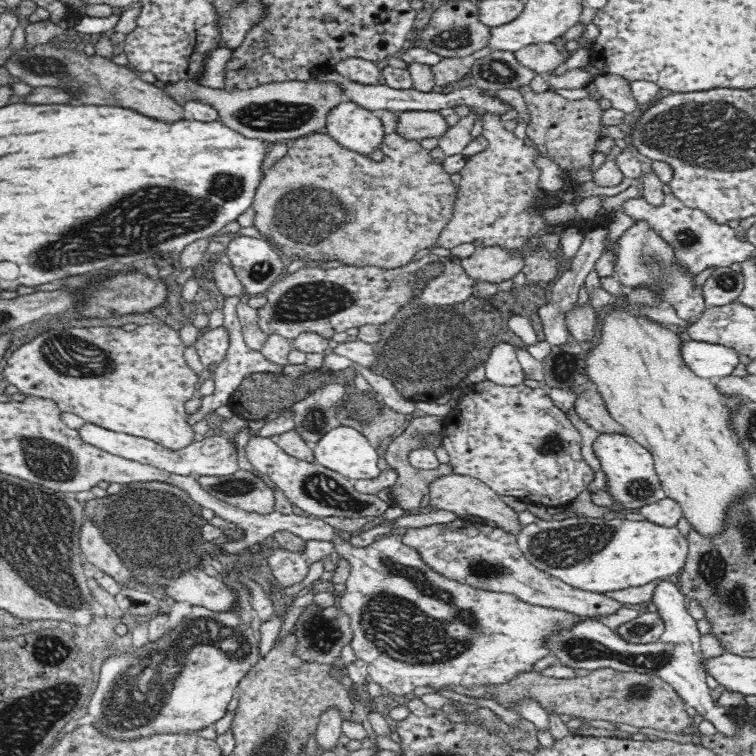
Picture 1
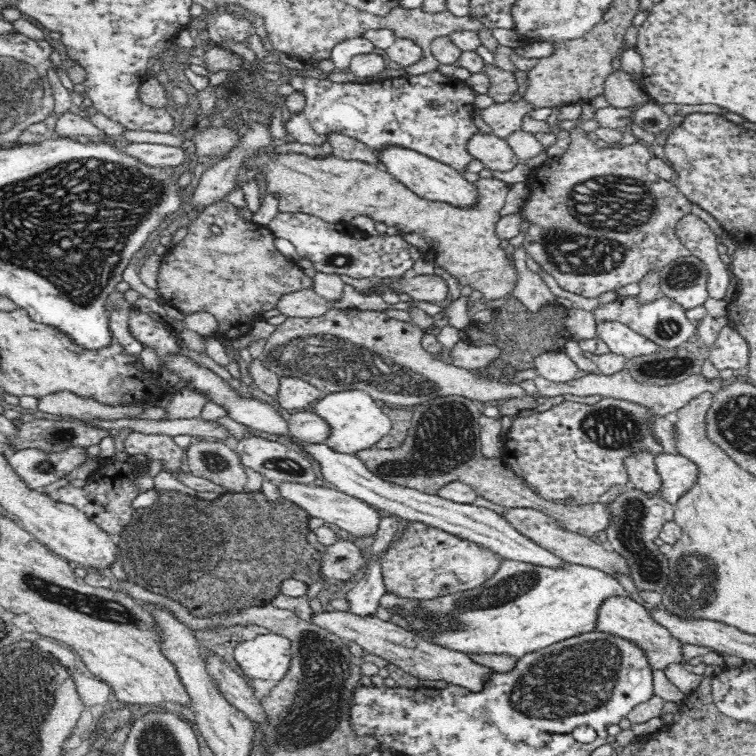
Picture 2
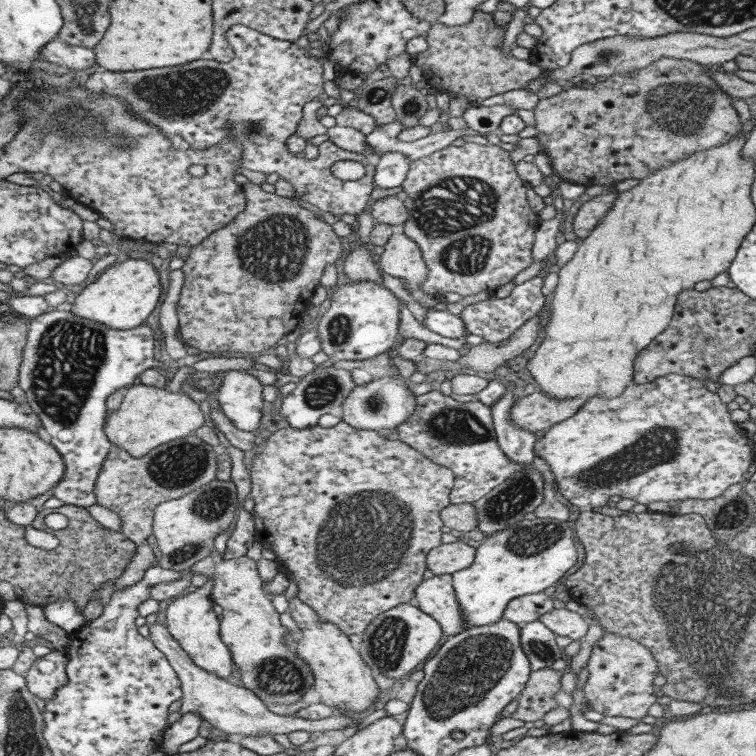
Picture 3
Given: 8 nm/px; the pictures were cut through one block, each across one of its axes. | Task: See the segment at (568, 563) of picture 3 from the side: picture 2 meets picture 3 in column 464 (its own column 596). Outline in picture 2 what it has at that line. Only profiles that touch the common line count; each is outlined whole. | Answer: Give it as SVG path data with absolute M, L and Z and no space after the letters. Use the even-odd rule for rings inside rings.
M504 559L497 574L483 586L421 602L427 616L439 612L457 618L457 629L432 630L428 623L422 623L422 619L408 617L407 620L416 630L436 634L430 641L438 646L465 653L508 654L516 659L566 638L596 630L599 608L612 597L630 597L630 593L614 576L602 570L567 561L563 561L562 566L548 568Z

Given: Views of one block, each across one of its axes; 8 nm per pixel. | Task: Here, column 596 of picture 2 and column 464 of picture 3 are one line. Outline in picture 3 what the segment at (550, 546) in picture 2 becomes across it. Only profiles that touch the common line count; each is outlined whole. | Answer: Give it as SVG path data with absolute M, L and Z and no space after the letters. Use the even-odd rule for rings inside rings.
M457 539L454 543L443 543L429 550L425 557L427 570L433 576L453 575L472 563L475 549Z

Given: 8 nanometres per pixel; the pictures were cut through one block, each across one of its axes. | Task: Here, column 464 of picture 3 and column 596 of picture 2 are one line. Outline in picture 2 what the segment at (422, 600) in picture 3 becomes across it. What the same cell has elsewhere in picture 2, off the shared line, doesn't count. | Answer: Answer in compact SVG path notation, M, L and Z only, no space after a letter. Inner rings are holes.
M612 597L602 603L599 608L596 630L598 632L608 632L621 636L634 644L637 644L648 657L650 666L656 670L664 670L667 666L676 663L682 663L684 667L690 665L688 660L685 660L683 655L683 643L678 640L672 633L662 625L658 624L647 609L638 604L638 601L634 601L630 597Z

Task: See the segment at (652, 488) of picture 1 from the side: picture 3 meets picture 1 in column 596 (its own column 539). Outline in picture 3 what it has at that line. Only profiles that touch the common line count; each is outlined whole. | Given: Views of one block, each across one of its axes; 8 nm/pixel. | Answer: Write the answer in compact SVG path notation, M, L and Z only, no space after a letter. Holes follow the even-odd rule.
M665 374L645 384L631 382L619 396L603 398L592 396L588 398L569 418L552 424L544 431L543 438L534 442L533 455L545 461L553 474L553 489L559 492L563 499L576 506L581 511L595 511L603 507L610 496L619 496L635 502L648 505L652 502L683 501L686 499L713 499L723 493L729 486L745 484L743 473L754 464L754 443L745 437L745 432L729 419L729 412L725 404L719 401L715 393L705 389L705 385L697 378L689 378L681 374Z

